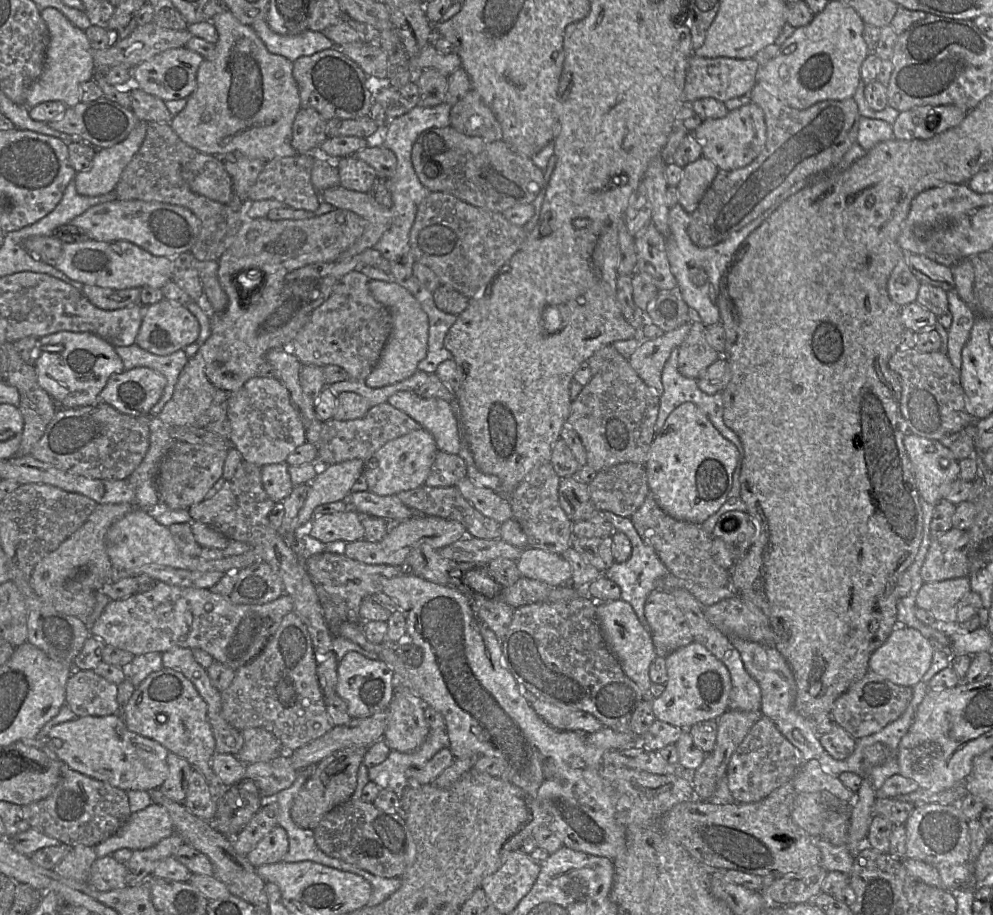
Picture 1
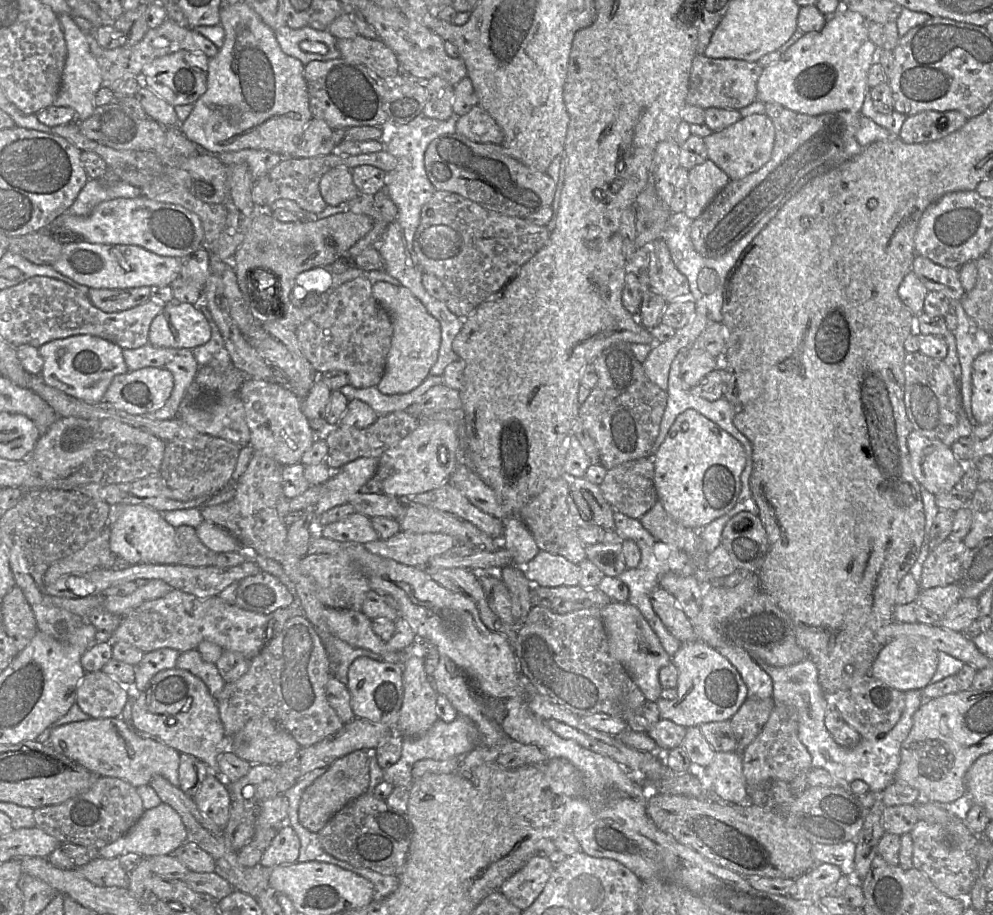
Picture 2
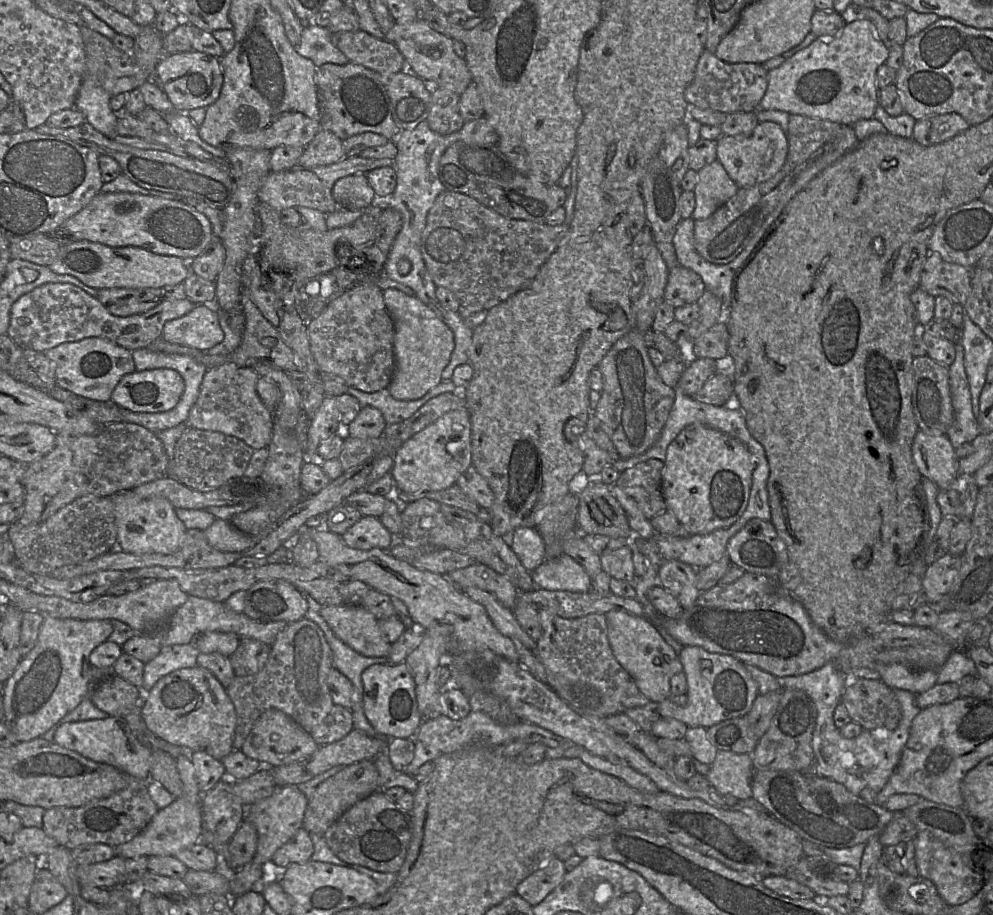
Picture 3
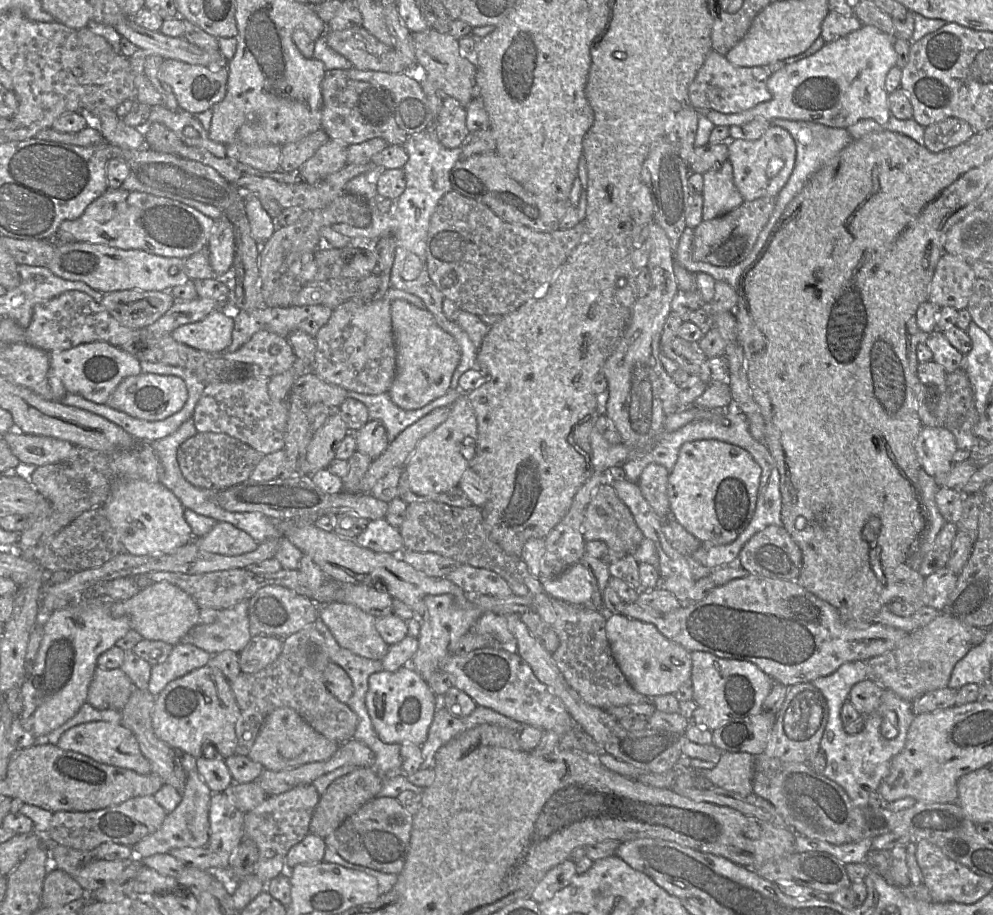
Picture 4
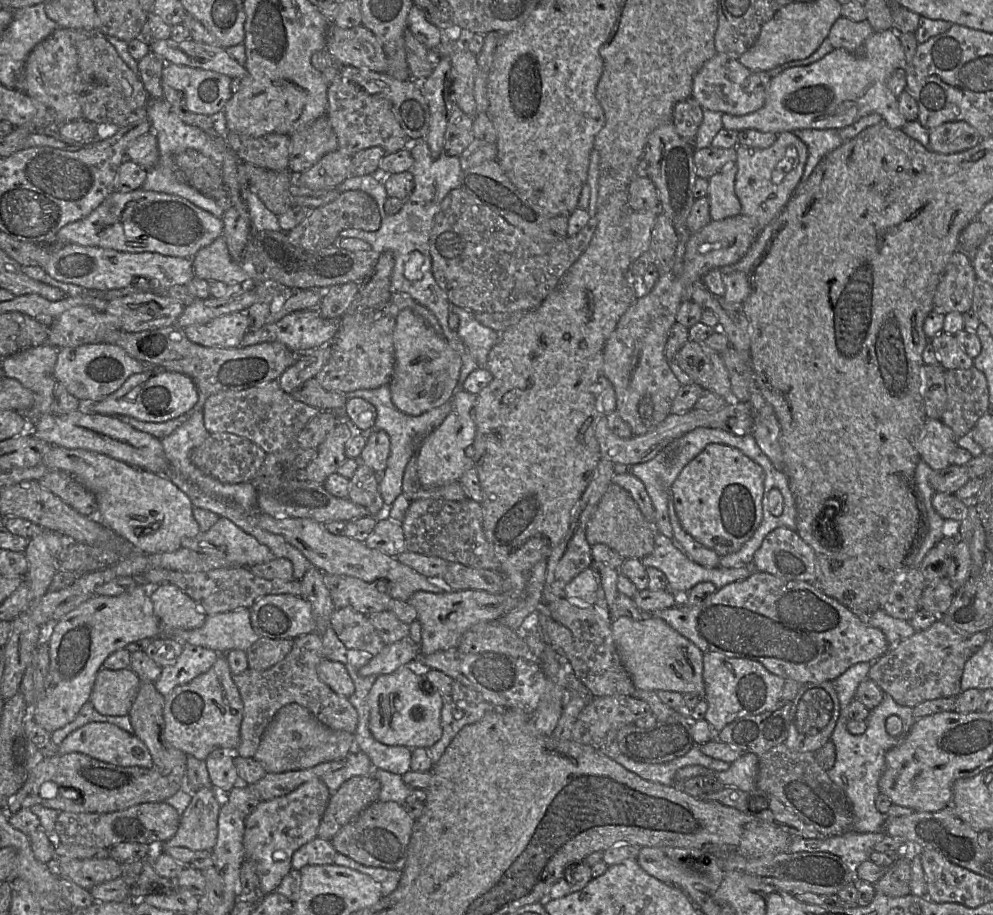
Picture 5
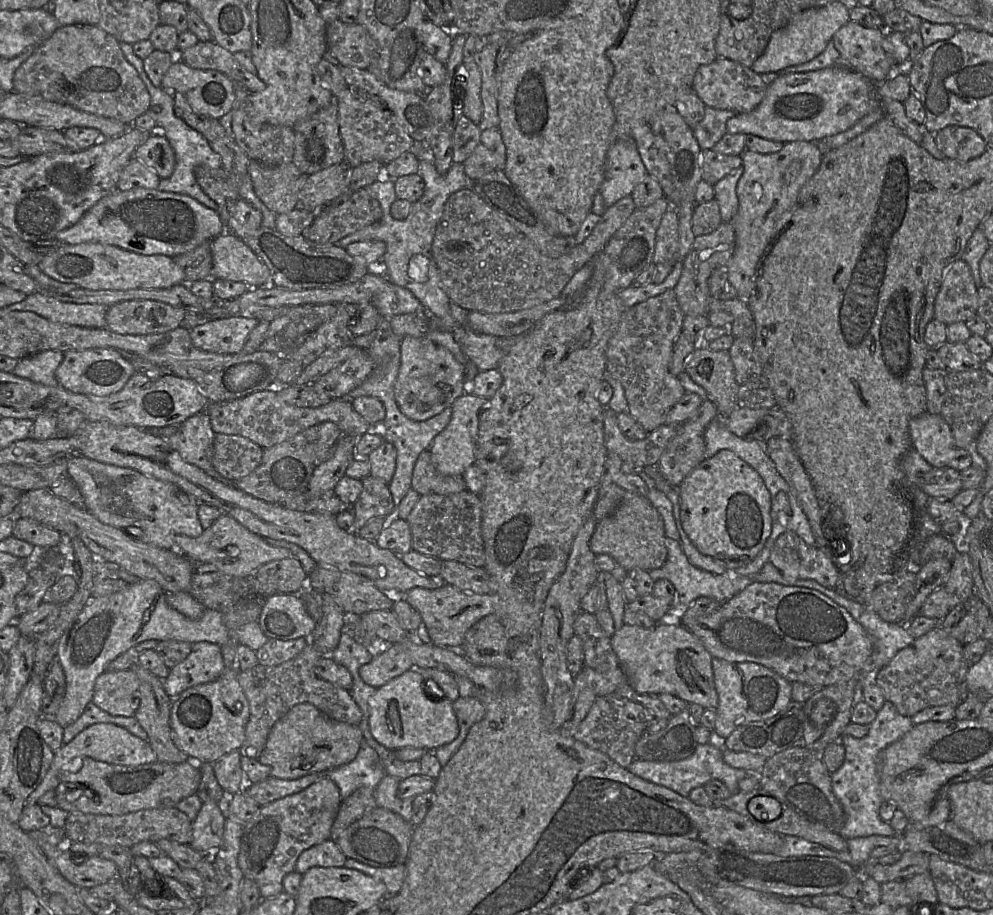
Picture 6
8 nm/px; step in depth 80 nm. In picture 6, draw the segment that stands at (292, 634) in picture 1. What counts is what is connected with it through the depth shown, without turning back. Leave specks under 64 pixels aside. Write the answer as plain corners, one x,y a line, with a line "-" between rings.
309,644
294,658
276,666
258,664
252,669
237,672
237,681
249,703
249,719
245,727
245,740
238,749
241,756
252,759
260,757
274,724
293,706
300,703
314,705
334,721
359,725
362,712
347,689
319,678
315,666
323,655

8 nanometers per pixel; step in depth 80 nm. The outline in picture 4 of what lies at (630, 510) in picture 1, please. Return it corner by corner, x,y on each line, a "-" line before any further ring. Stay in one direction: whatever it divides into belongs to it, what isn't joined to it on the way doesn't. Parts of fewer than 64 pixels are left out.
651,463
644,468
637,481
643,497
648,501
654,512
663,519
669,513
668,474
669,472
664,466

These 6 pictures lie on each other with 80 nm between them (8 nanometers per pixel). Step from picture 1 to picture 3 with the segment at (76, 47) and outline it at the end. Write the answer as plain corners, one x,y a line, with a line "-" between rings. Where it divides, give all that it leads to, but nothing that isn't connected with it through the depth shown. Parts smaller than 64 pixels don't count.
85,73
74,108
80,110
96,130
114,139
117,118
110,106
110,97
96,79

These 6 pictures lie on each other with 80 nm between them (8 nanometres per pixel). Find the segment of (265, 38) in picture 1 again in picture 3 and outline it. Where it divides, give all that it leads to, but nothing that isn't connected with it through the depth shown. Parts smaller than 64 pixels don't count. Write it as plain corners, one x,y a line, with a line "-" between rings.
309,24
303,28
301,40
294,45
294,49
317,67
326,63
337,65
349,63
349,59
333,45
331,37
332,33
328,28

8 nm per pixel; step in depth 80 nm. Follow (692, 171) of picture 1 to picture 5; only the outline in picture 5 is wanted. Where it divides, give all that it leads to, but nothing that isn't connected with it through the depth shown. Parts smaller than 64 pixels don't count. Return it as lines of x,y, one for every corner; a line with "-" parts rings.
727,165
708,180
707,198
710,206
710,217
713,221
736,216
741,213
741,204
735,194
737,166

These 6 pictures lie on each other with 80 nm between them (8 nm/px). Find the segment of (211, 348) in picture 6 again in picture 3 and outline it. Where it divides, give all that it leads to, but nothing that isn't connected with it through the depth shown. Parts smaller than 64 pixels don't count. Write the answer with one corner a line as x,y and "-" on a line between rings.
196,305
186,315
168,321
162,332
162,338
199,351
219,344
224,339
220,325
221,312
213,305

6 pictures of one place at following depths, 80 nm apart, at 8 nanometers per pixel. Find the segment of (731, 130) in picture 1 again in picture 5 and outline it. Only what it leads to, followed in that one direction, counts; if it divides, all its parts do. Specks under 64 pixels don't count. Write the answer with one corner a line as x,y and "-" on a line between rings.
782,132
768,148
737,145
736,152
734,187
741,204
741,214
754,218
761,231
776,219
797,188
807,161
808,148
792,132

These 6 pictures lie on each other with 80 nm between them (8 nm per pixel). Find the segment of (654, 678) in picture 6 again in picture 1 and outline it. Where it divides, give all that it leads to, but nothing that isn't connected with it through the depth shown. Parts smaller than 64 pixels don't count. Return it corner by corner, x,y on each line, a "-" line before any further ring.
621,598
597,602
597,619
610,651
619,661
625,674
640,687
643,694
647,693
652,685
649,668
658,656
650,631
639,621
633,607

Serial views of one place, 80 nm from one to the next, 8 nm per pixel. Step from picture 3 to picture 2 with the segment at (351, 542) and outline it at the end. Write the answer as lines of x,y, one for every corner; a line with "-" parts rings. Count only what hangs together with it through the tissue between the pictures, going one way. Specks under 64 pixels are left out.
355,511
334,523
318,526
317,533
337,542
367,542
381,539
371,523
371,518

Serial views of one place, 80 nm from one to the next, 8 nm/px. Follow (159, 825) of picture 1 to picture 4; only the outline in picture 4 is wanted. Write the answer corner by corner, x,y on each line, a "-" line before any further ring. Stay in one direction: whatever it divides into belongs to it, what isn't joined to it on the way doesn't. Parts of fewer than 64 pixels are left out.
197,769
187,772
185,790
179,805
165,817
161,827
132,846
135,858
144,859
156,854
168,854
176,848
199,848
208,845
210,836
209,807
213,792

